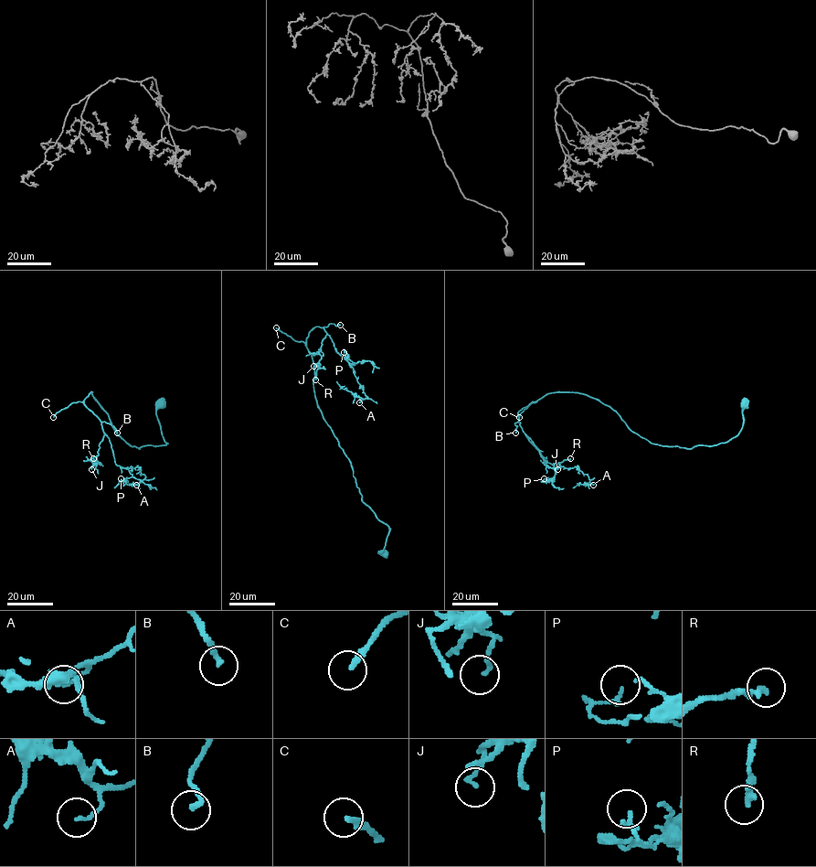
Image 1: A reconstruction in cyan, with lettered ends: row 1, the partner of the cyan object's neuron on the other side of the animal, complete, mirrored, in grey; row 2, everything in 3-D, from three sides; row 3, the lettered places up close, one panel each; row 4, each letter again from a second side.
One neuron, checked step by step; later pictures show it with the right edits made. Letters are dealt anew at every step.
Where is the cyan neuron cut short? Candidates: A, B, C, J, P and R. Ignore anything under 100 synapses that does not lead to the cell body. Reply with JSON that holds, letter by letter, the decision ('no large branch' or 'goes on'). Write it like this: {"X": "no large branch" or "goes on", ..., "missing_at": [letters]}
{"A": "no large branch", "B": "goes on", "C": "goes on", "J": "no large branch", "P": "no large branch", "R": "goes on", "missing_at": ["B", "C", "R"]}

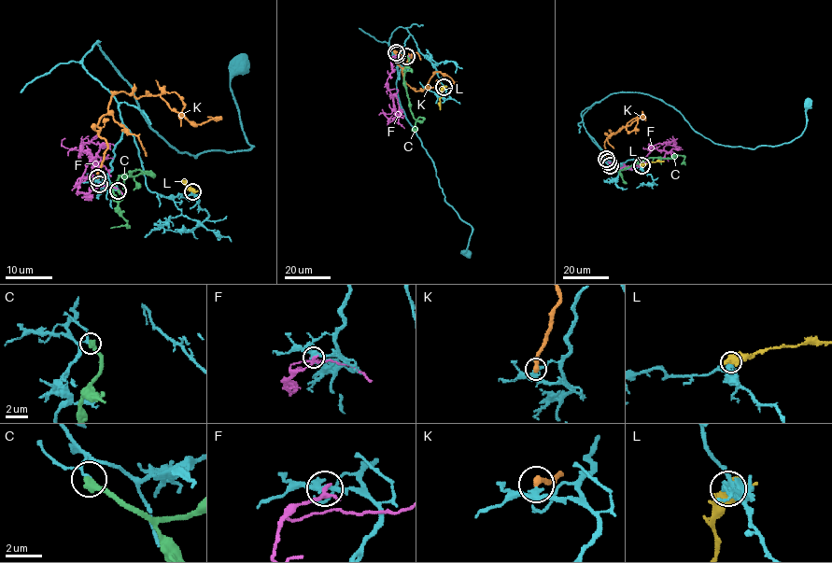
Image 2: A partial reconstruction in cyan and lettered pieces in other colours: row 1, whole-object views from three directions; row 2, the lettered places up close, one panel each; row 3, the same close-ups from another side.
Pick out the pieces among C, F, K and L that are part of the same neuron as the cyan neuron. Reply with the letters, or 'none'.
L

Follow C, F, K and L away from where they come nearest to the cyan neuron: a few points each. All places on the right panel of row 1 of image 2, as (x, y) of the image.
C: (610, 165), (624, 170), (650, 158), (670, 158), (674, 157), (671, 157), (673, 155), (682, 155), (685, 164)
F: (608, 161), (613, 167), (621, 168), (638, 165), (654, 146), (675, 142), (668, 145), (667, 139)
K: (606, 158), (608, 137), (642, 117), (626, 127), (629, 133), (638, 129)
L: (641, 165), (664, 161)

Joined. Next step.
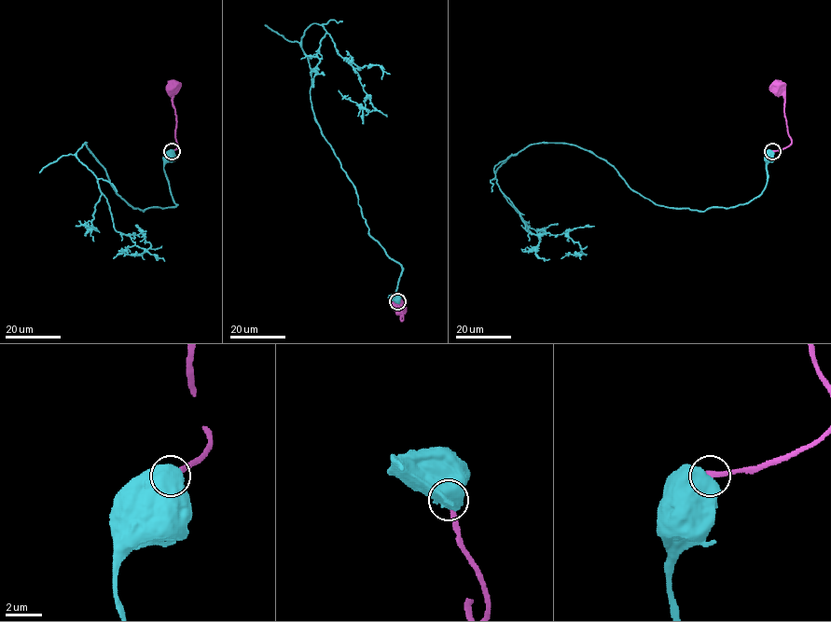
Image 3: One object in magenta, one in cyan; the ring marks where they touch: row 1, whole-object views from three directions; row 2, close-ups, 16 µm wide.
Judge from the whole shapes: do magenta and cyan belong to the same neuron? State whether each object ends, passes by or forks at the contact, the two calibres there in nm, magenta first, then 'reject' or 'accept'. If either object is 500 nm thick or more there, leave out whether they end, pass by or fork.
280 nm thick on the magenta side, 750 nm on the other; reject

